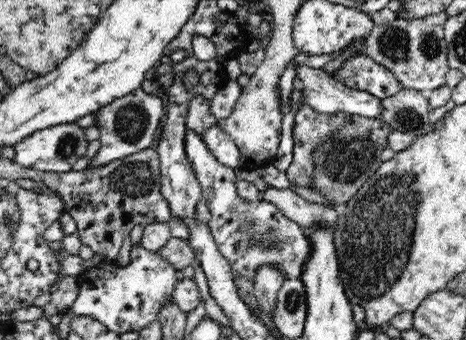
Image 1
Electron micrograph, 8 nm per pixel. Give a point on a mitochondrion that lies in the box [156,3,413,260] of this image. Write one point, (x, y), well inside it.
(345, 161)

